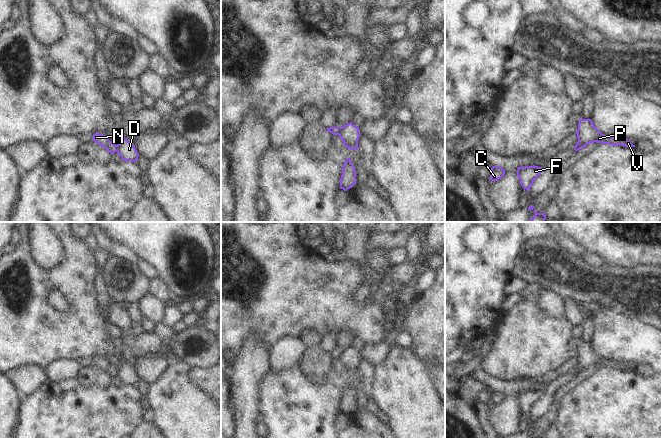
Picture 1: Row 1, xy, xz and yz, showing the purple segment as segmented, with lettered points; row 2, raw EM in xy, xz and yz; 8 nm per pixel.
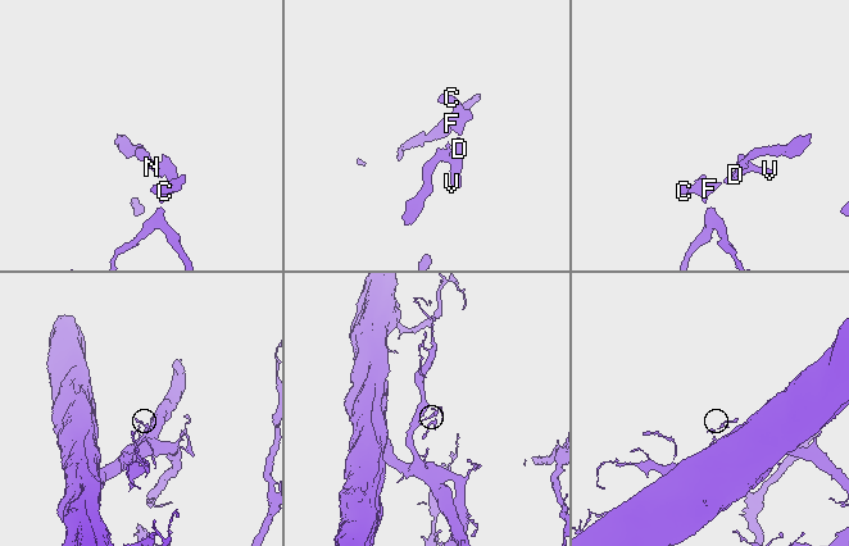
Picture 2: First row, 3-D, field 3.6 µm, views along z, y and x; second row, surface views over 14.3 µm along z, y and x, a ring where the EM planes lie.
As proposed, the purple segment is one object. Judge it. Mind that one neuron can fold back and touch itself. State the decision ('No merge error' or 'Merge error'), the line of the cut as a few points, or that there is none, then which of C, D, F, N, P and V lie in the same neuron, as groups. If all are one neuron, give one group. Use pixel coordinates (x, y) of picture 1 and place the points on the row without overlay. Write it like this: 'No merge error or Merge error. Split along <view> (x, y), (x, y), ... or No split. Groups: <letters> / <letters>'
Merge error. Split along xz (341, 351), (337, 358). Groups: C D F P V / N

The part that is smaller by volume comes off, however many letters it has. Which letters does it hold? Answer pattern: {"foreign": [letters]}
{"foreign": ["N"]}

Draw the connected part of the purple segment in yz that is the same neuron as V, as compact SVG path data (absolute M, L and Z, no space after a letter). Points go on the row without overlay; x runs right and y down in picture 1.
M580 343L578 347L578 354L576 356L578 366L575 370L578 371L578 374L584 372L590 367L602 367L609 368L613 370L625 370L625 371L635 371L627 363L621 363L618 361L610 361L602 358L593 348L591 343Z

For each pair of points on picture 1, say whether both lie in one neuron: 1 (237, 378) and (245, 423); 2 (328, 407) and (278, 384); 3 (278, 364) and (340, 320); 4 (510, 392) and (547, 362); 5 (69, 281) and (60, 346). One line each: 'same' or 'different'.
1: same
2: same
3: different
4: different
5: same

